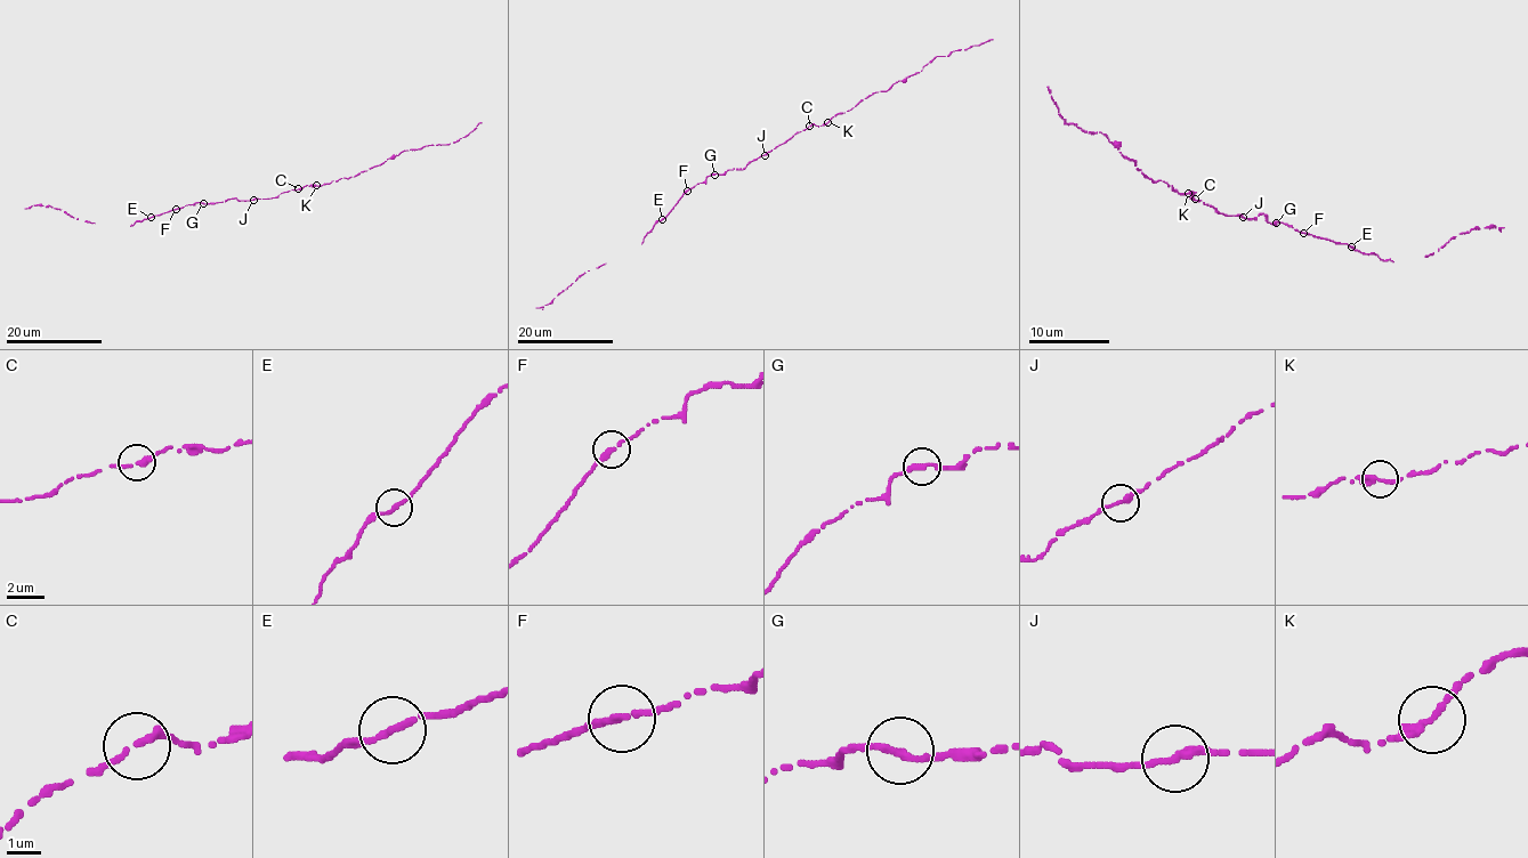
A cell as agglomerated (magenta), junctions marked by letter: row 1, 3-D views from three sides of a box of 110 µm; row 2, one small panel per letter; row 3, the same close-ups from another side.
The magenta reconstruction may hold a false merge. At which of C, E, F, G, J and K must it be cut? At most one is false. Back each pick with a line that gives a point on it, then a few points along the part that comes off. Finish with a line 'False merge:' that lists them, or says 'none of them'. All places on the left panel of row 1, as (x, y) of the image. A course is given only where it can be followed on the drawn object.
False merge: none of them

